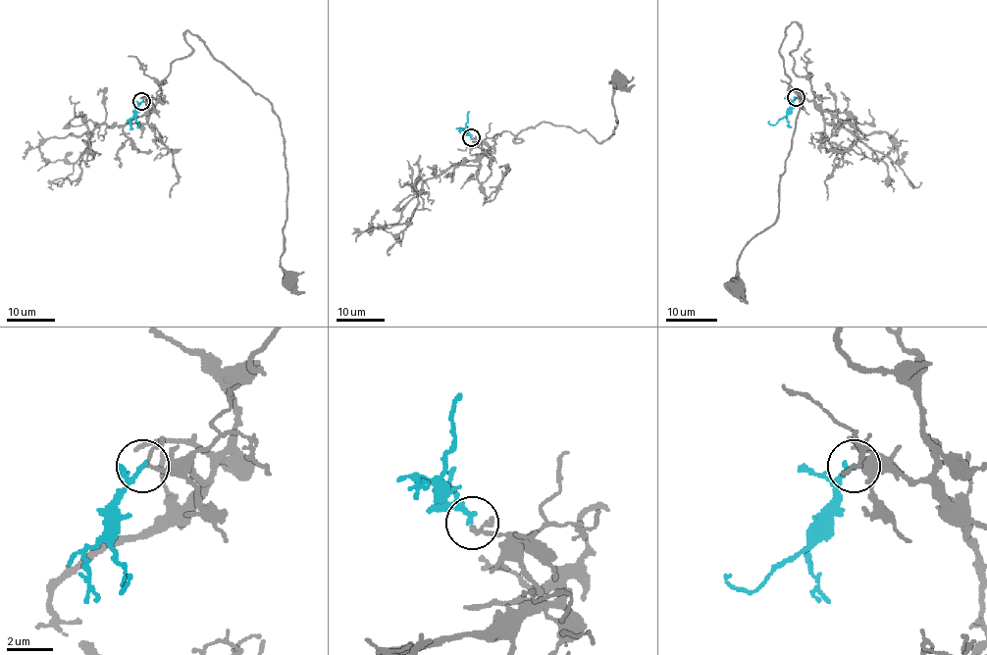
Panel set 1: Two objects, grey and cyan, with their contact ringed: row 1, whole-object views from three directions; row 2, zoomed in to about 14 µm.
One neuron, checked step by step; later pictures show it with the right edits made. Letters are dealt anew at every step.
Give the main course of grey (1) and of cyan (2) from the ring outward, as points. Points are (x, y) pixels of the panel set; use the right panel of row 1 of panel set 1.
1: (797, 98), (813, 98), (793, 71), (793, 22), (779, 53), (801, 108), (778, 218), (738, 257), (740, 301)
2: (796, 98), (786, 115), (774, 125), (767, 121)

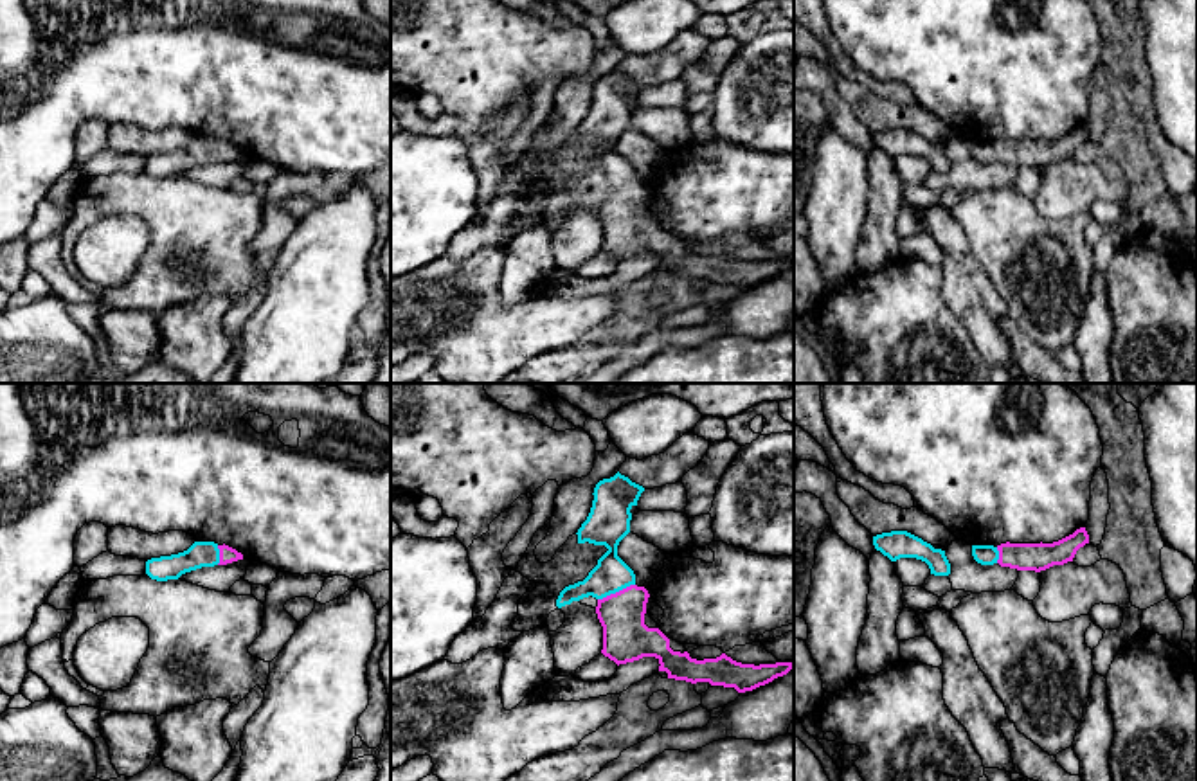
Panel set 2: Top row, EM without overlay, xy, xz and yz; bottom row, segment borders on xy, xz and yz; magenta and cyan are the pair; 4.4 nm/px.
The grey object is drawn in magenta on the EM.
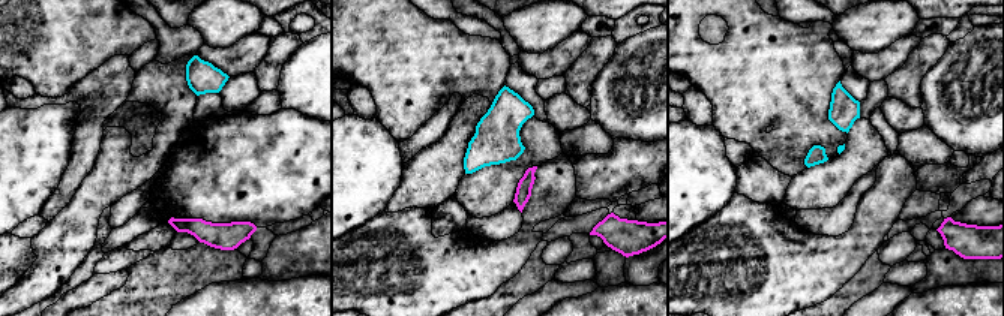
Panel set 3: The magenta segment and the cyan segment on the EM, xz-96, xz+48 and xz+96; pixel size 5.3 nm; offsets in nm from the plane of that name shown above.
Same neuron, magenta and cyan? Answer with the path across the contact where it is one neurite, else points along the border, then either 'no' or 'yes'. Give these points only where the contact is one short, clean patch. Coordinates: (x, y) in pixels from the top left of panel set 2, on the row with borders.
runs through xz (625, 636), (621, 603), (616, 592), (611, 574); yes

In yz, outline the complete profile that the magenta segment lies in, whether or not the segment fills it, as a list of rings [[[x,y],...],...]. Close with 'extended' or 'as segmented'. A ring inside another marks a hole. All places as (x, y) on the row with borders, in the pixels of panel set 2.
[[[1085,527],[1053,543],[1001,543],[972,545],[972,556],[981,565],[999,563],[1017,570],[1046,570],[1053,565],[1073,561],[1076,551],[1089,543]]]; extended

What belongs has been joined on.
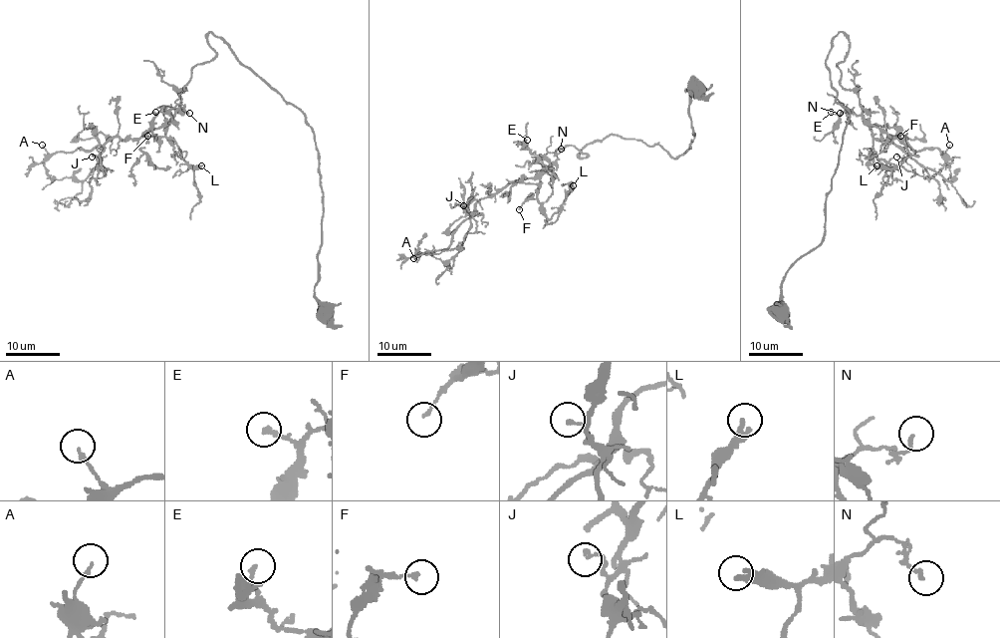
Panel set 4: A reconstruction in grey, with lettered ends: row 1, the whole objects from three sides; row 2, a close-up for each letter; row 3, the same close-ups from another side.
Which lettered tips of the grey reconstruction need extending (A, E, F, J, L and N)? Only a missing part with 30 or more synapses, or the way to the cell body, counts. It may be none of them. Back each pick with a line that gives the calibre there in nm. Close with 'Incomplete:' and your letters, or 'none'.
Incomplete: none

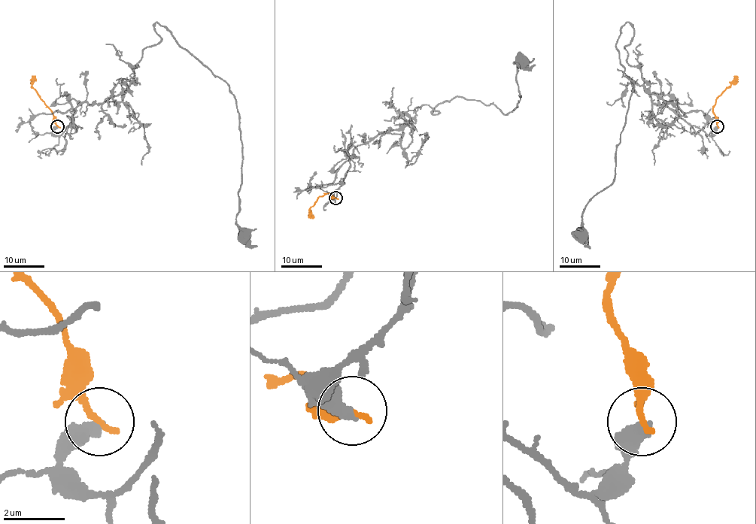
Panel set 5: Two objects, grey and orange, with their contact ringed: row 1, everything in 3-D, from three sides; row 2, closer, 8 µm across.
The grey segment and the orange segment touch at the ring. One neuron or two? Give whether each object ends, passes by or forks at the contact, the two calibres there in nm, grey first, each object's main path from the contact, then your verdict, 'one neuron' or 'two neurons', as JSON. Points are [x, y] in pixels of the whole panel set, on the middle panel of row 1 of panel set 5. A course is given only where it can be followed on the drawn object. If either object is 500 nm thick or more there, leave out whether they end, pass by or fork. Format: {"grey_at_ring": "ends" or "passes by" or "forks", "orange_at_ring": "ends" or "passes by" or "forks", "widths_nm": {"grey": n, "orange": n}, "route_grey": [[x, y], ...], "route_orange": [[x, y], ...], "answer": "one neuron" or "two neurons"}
{"widths_nm": {"grey": 500, "orange": 240}, "route_grey": [[335, 198], [361, 144], [459, 96], [505, 115], [520, 97], [514, 62], [535, 65]], "route_orange": [[335, 198], [330, 194], [320, 196], [309, 210], [314, 217]], "answer": "two neurons"}

